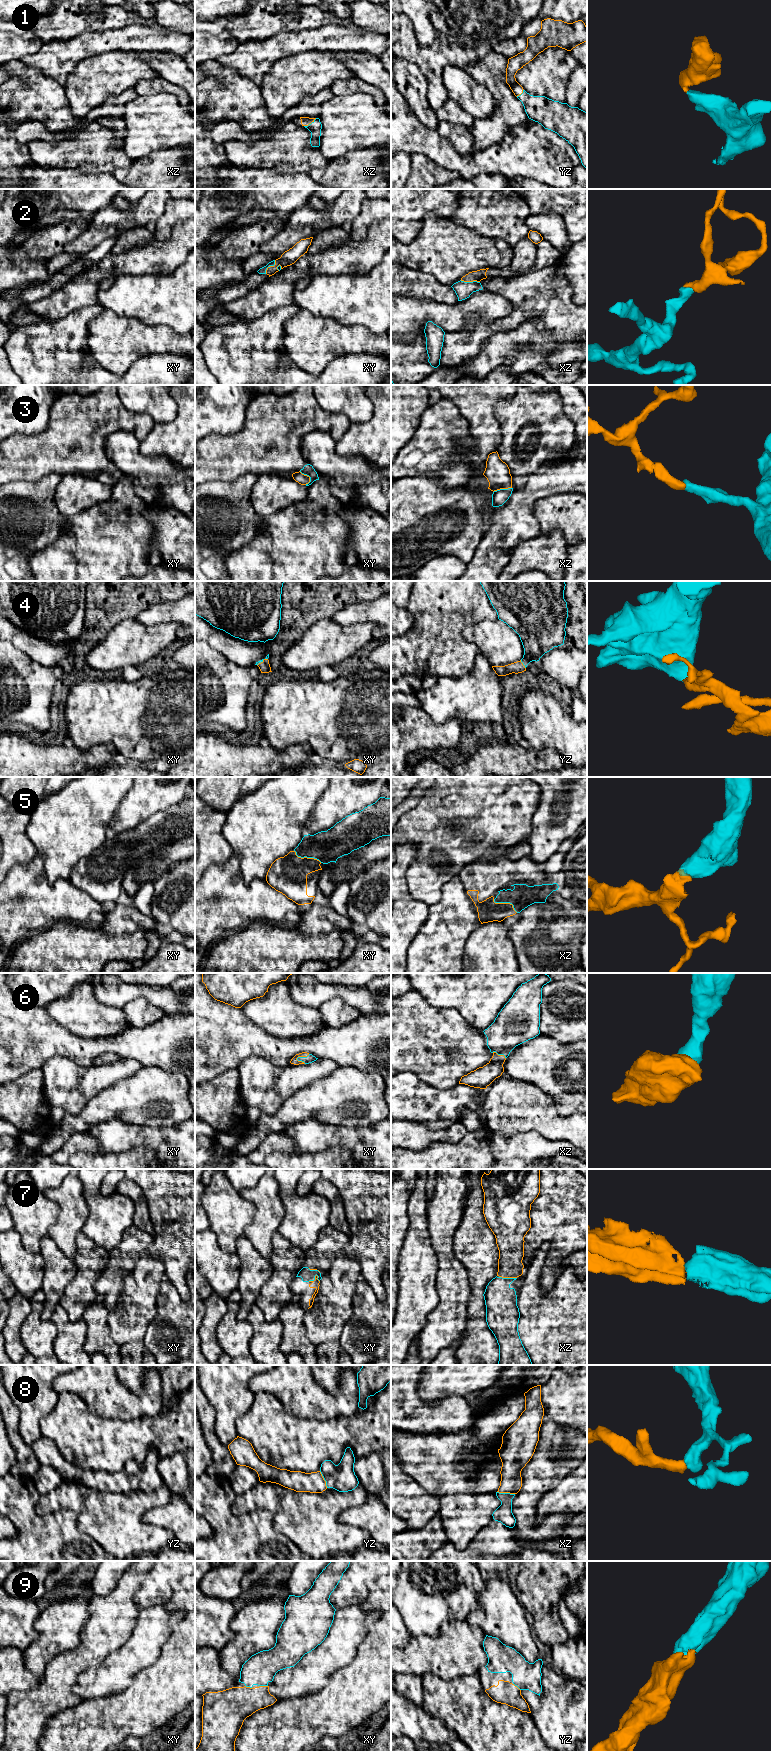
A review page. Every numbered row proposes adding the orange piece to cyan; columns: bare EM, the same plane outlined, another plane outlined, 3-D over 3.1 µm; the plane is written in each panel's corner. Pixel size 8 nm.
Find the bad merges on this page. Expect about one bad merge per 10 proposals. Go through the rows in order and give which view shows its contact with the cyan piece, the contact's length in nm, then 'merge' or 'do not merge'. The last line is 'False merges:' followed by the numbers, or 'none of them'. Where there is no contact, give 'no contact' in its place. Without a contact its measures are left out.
1: xz | 120 nm | merge
2: xz | 160 nm | merge
3: xy | 130 nm | merge
4: yz | 80 nm | merge
5: xy | 240 nm | merge
6: xy | 120 nm | merge
7: xz | 140 nm | merge
8: xz | 150 nm | merge
9: xy | 70 nm | merge
False merges: none of them

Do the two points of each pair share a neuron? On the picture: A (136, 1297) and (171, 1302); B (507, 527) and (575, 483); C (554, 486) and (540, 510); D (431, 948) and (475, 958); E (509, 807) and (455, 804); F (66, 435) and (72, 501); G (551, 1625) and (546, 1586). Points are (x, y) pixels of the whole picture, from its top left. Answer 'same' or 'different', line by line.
A: different
B: same
C: different
D: different
E: same
F: different
G: same

